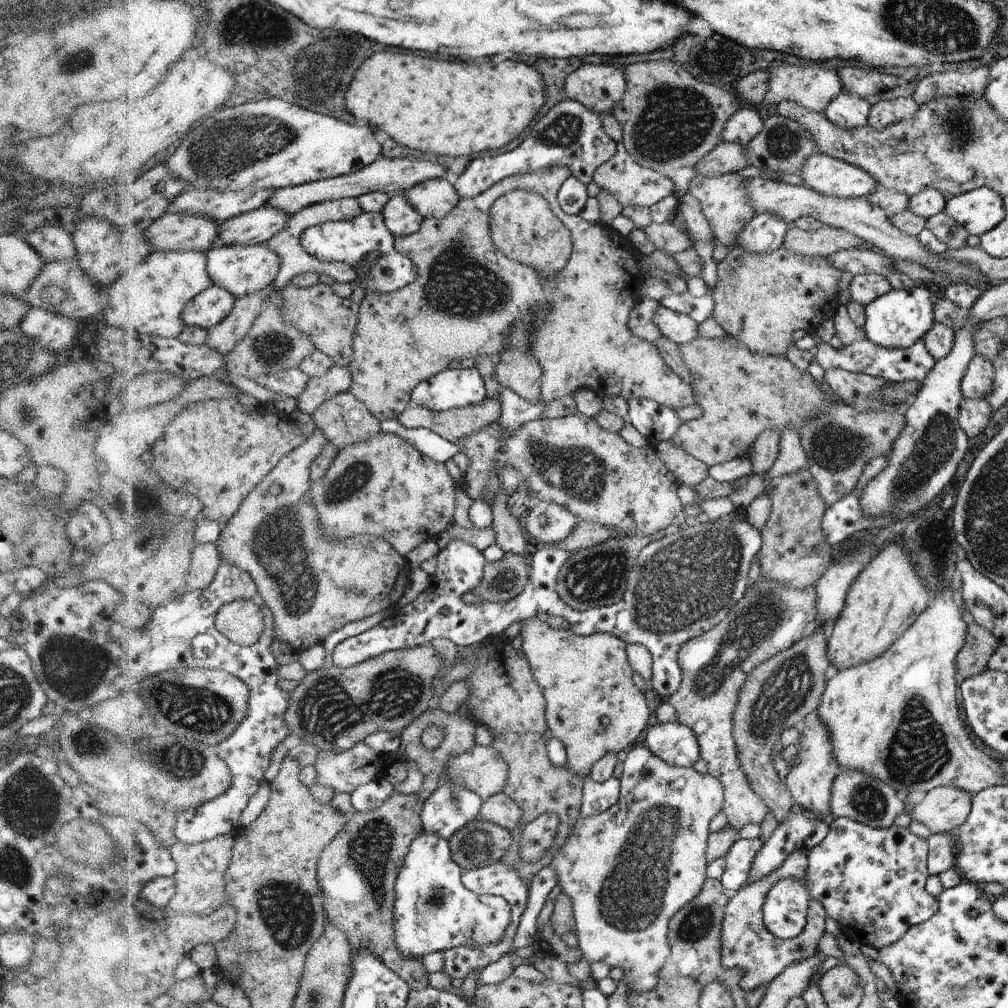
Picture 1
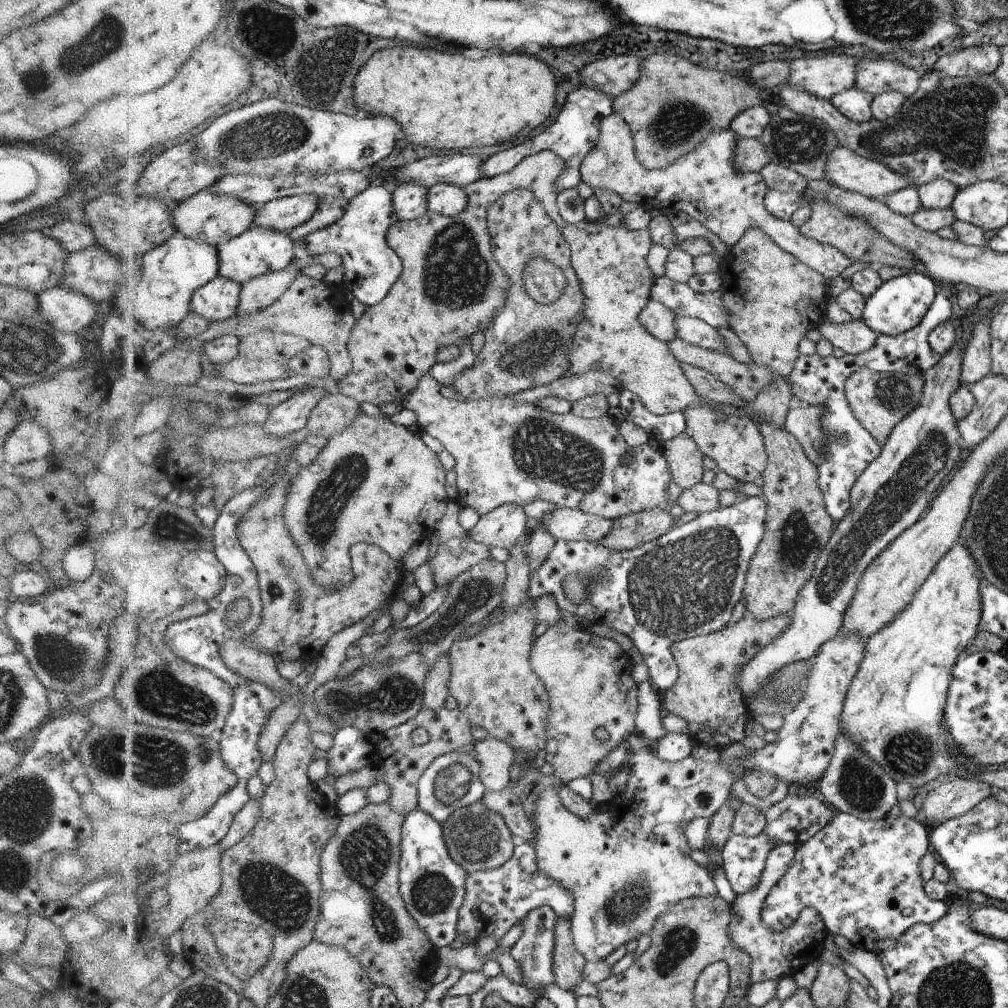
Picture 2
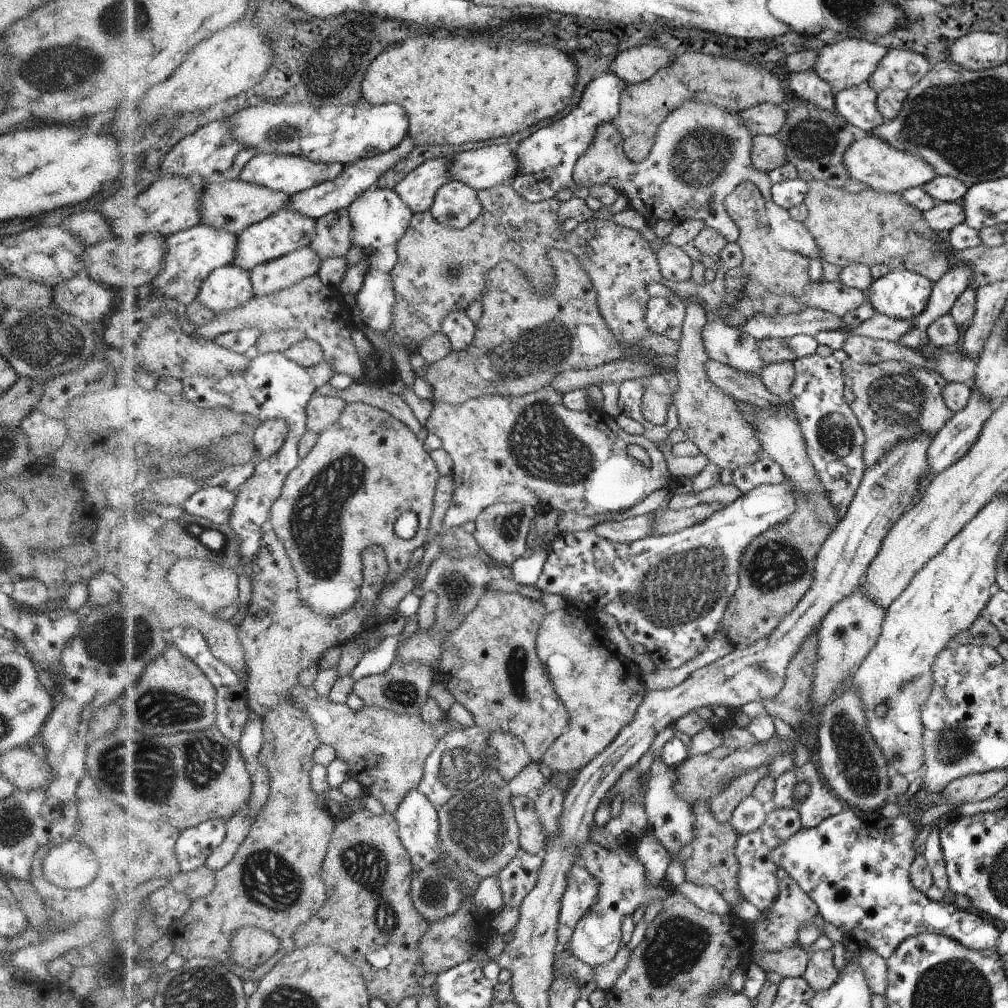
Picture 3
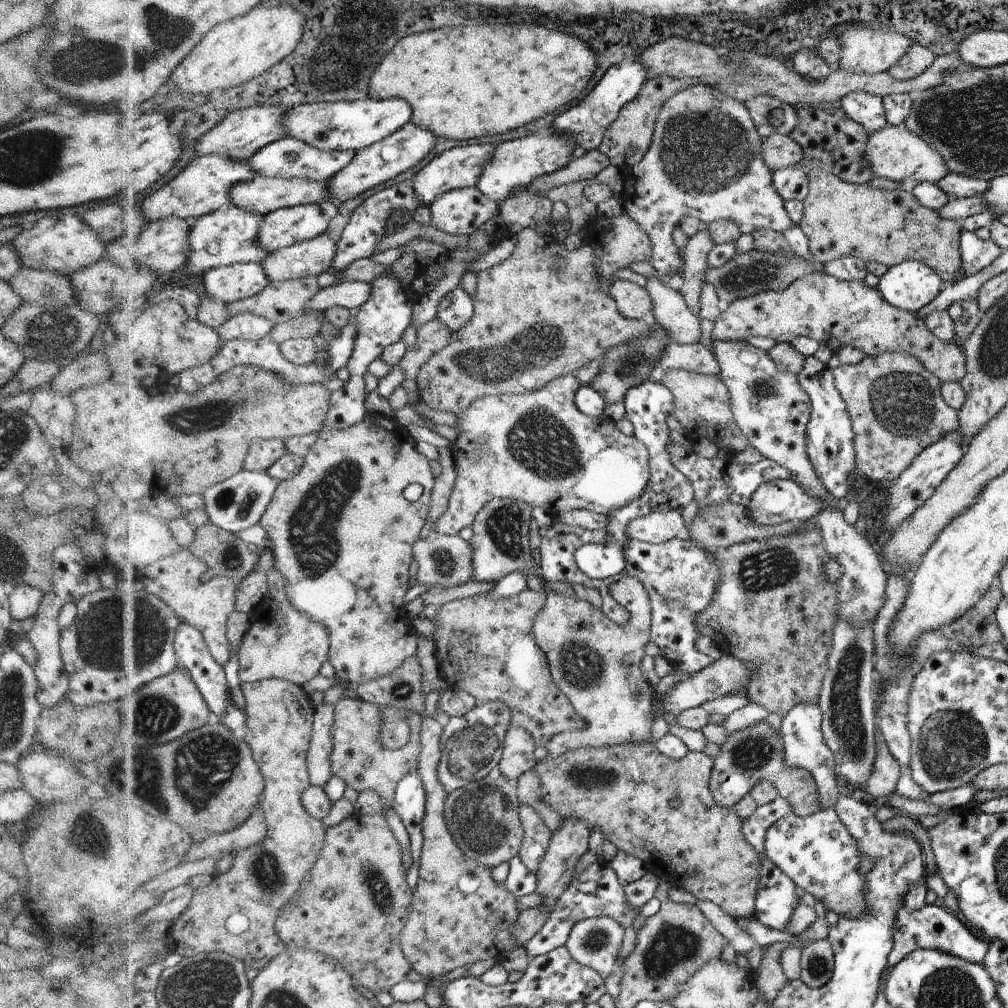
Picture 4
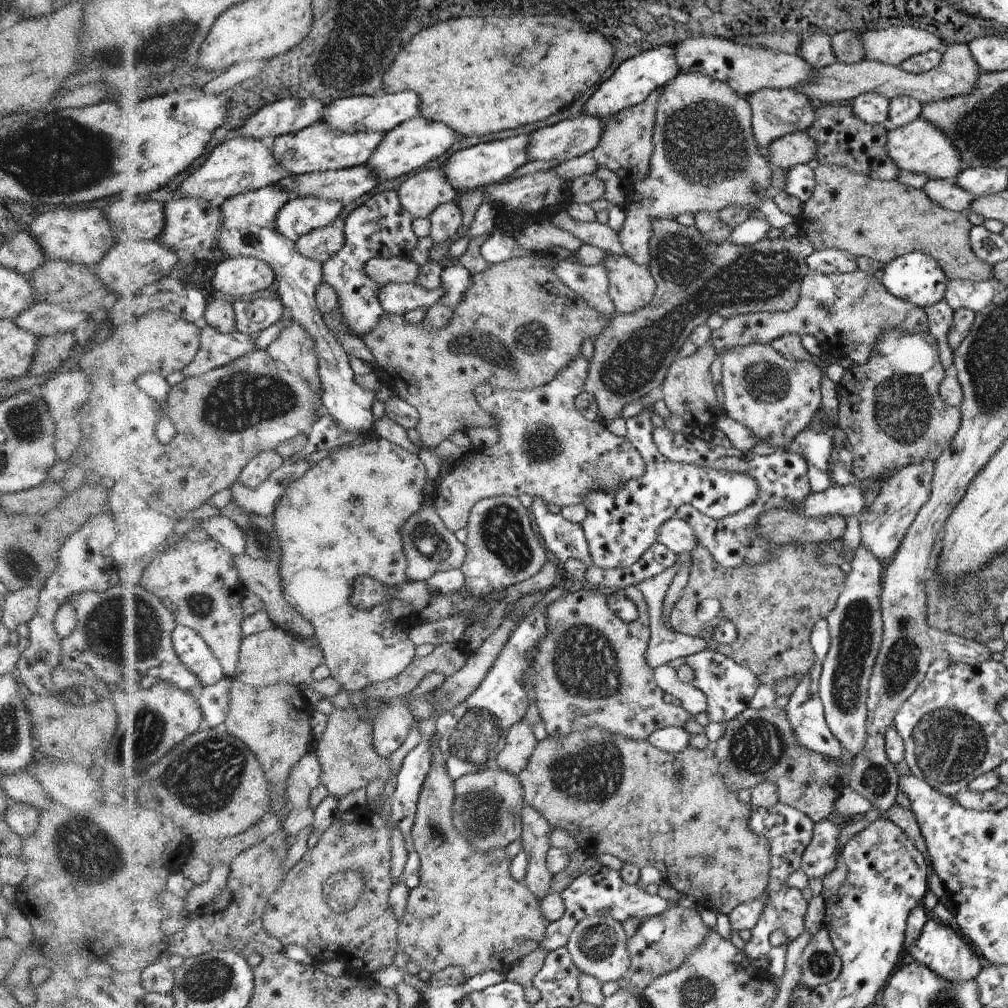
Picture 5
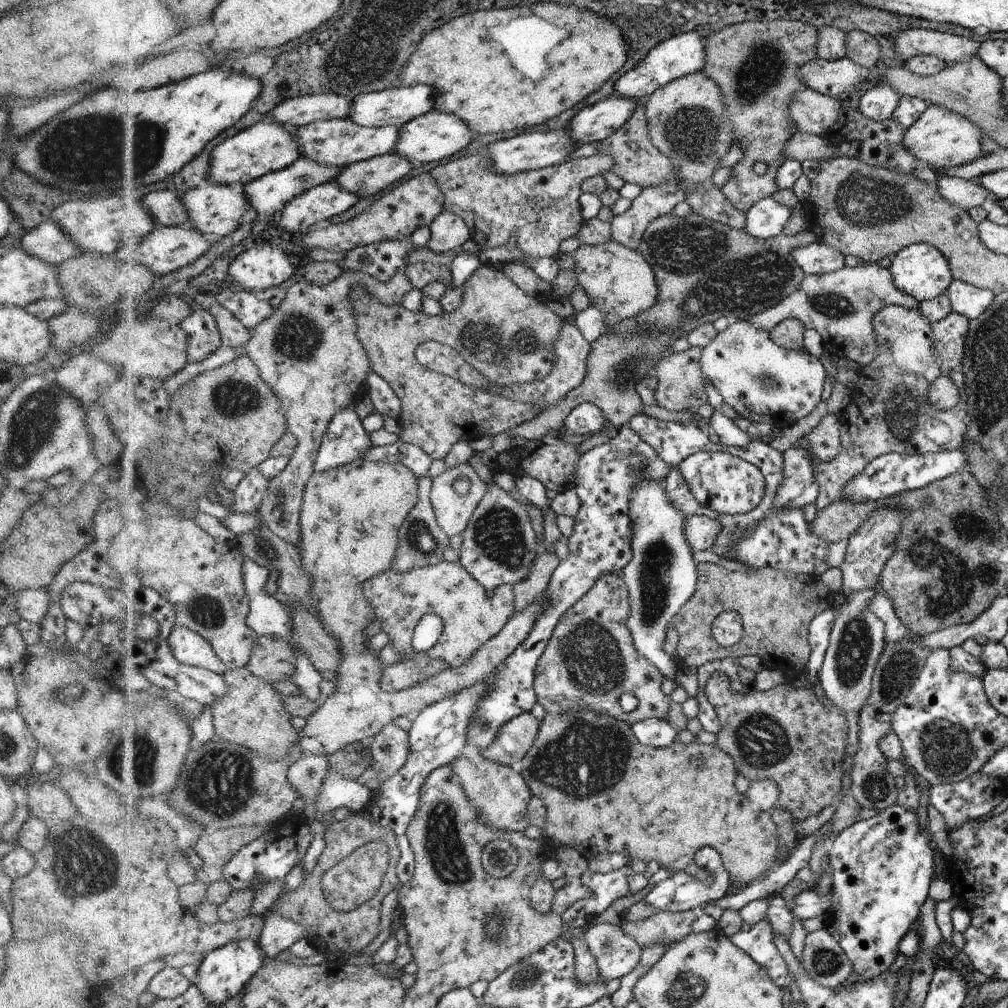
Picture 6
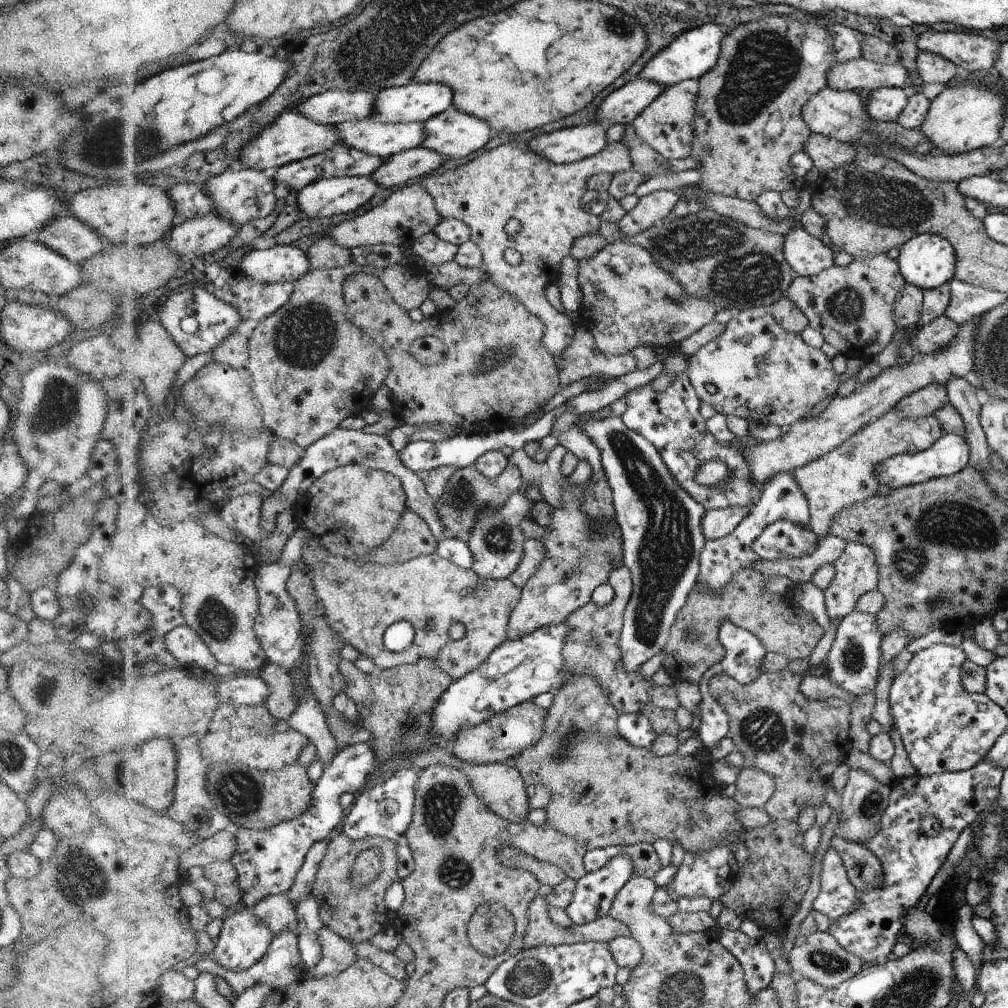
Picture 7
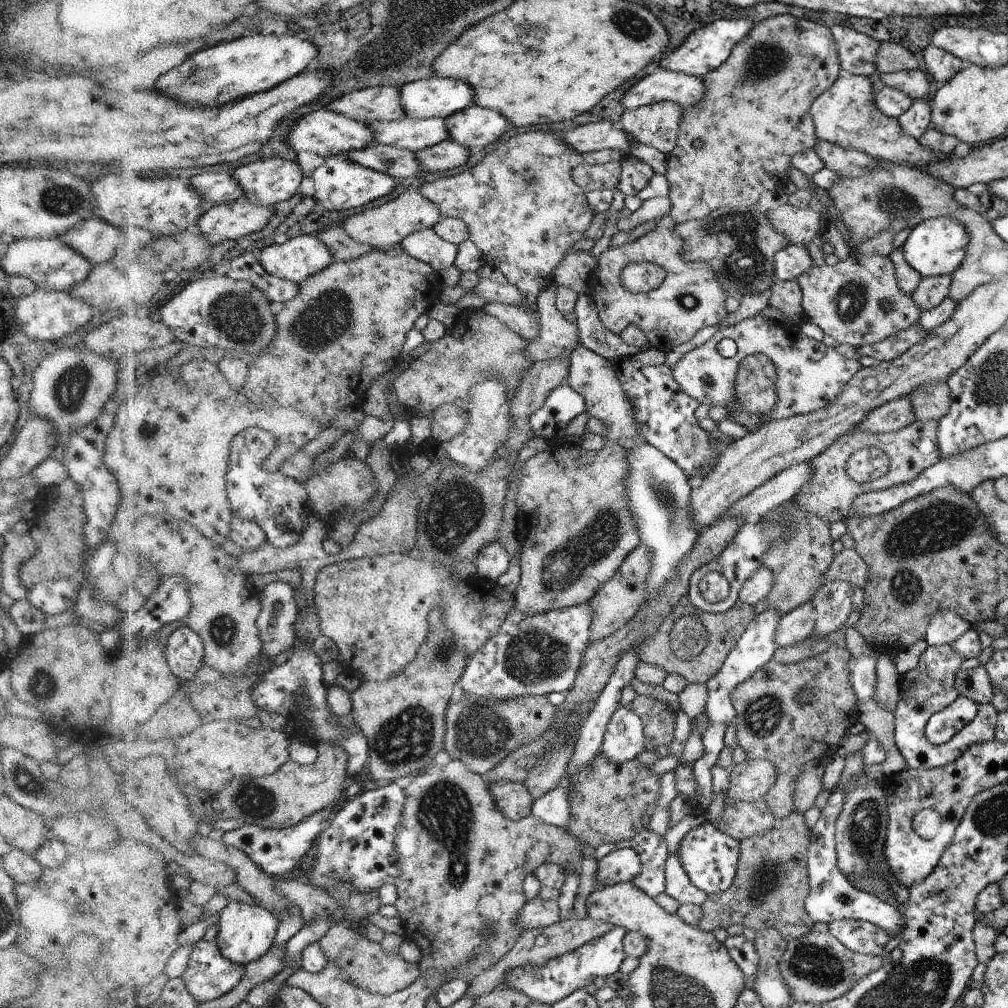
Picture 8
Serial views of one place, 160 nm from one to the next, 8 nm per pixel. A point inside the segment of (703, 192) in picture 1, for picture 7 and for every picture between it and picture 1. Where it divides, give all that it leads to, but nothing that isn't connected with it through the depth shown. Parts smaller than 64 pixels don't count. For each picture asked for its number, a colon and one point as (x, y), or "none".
2: (704, 184)
3: (702, 153)
4: (705, 161)
5: (705, 157)
6: (687, 119)
7: (667, 125)

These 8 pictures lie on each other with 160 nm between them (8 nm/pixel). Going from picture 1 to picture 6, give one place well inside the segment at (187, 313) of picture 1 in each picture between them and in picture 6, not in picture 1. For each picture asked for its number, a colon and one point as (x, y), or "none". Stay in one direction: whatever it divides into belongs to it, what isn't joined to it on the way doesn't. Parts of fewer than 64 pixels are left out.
2: (219, 300)
3: (231, 287)
4: (229, 284)
5: (243, 276)
6: (262, 266)

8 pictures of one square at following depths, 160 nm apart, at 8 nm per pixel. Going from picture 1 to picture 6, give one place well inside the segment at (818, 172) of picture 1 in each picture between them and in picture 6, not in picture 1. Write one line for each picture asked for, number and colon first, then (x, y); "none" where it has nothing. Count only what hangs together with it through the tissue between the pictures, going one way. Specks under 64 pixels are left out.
2: (846, 169)
3: (870, 160)
4: (895, 153)
5: (919, 147)
6: (945, 139)

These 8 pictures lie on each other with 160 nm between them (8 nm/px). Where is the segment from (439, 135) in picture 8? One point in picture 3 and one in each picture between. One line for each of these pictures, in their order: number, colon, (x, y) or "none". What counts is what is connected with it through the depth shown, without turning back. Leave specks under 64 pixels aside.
3: (291, 173)
4: (310, 162)
5: (319, 148)
6: (336, 142)
7: (382, 140)

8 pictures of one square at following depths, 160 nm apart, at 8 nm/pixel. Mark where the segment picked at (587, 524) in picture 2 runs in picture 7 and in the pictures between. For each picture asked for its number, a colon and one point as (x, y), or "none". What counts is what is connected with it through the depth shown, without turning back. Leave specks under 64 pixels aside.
3: (633, 529)
4: (659, 527)
5: (677, 535)
6: (700, 532)
7: (717, 523)

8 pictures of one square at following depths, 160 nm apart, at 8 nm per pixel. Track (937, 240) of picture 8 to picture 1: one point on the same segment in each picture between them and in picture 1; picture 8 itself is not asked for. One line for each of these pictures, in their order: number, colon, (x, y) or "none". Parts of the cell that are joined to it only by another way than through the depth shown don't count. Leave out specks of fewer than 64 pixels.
1: (900, 319)
2: (899, 304)
3: (901, 295)
4: (911, 286)
5: (917, 277)
6: (921, 270)
7: (927, 261)

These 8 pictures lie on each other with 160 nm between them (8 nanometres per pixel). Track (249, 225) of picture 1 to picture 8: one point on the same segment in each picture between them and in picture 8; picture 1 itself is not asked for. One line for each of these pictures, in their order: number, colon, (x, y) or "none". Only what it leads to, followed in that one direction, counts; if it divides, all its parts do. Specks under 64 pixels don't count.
2: (286, 214)
3: (359, 177)
4: (386, 159)
5: (413, 144)
6: (434, 135)
7: (454, 134)
8: (475, 127)

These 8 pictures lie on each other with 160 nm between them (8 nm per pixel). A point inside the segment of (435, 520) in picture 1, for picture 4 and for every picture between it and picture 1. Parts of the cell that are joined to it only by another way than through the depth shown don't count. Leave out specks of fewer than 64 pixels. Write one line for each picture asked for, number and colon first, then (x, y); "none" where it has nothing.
2: (376, 482)
3: (368, 469)
4: (342, 531)

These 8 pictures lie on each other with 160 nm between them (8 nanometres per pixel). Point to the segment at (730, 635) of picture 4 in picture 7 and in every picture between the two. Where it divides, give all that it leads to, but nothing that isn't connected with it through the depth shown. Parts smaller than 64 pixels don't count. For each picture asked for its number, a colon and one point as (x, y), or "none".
5: (776, 605)
6: (776, 607)
7: (782, 626)

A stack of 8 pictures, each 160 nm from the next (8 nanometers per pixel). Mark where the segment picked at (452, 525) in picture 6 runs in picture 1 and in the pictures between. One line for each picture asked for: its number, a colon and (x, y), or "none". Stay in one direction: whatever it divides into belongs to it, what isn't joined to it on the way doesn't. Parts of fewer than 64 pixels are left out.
1: (572, 461)
2: (505, 451)
3: (532, 450)
4: (537, 447)
5: (547, 448)

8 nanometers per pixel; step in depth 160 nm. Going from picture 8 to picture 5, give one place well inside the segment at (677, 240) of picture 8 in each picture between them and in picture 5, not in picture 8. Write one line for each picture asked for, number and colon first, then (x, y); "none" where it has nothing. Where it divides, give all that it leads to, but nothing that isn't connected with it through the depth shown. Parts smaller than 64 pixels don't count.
5: (631, 286)
6: (618, 280)
7: (630, 301)

